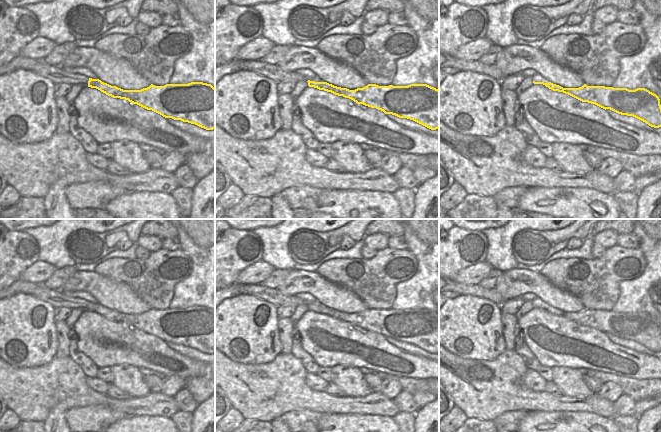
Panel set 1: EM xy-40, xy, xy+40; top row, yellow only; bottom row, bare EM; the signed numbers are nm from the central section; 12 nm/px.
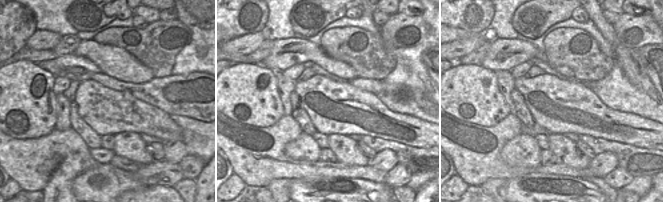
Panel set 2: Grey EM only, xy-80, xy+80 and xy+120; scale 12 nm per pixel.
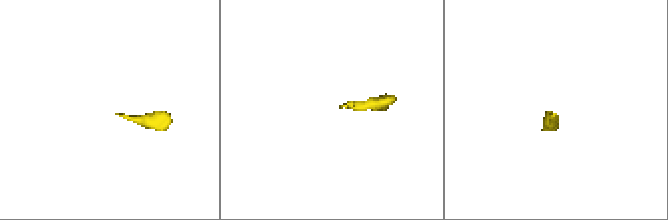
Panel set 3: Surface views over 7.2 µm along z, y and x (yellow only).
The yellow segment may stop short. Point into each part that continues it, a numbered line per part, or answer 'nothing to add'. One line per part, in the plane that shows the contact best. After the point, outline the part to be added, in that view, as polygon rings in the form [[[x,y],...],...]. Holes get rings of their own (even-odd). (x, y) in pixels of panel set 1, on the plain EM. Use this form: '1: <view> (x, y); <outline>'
1: xy-40 (56, 298); [[[37,287],[32,293],[35,298],[51,304],[54,308],[68,307],[71,310],[81,308],[88,311],[89,302],[80,298],[71,298],[61,291],[51,290],[46,287]]]

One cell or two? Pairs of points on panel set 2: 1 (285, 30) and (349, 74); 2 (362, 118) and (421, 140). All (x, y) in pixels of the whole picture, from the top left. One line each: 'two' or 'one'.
1: two
2: one

